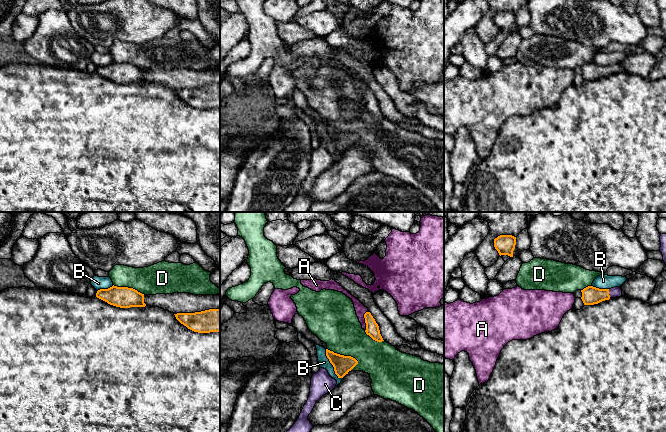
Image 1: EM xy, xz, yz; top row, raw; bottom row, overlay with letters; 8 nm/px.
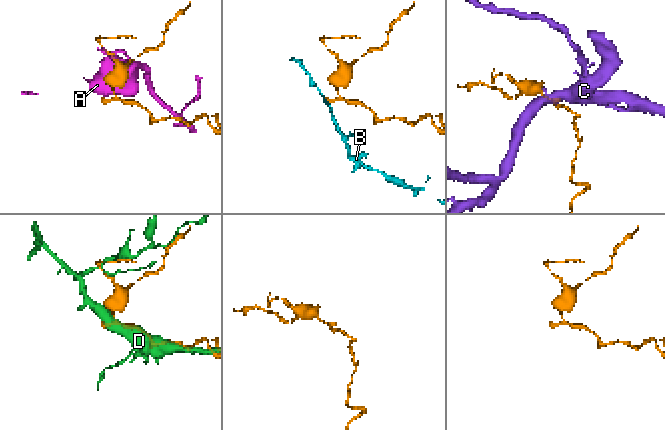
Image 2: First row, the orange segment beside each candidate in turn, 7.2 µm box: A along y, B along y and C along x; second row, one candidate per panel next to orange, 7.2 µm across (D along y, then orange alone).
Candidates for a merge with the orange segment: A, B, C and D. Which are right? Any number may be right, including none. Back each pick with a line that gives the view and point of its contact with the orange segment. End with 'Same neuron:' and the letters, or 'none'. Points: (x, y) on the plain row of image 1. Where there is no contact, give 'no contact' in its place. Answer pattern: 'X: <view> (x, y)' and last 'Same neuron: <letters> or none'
C: yz (608, 69)
Same neuron: C

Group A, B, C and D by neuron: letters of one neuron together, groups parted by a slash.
A / B / C / D

